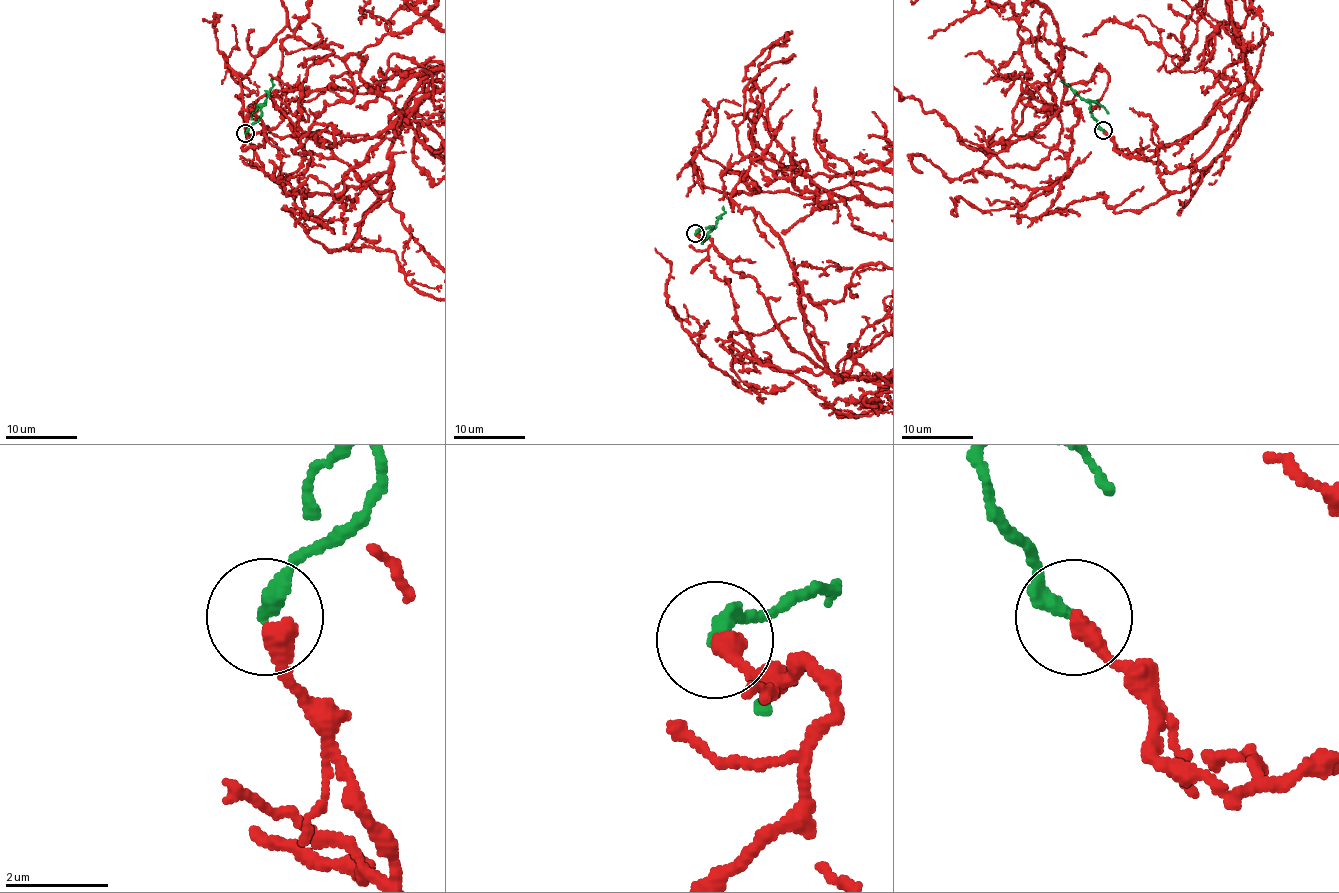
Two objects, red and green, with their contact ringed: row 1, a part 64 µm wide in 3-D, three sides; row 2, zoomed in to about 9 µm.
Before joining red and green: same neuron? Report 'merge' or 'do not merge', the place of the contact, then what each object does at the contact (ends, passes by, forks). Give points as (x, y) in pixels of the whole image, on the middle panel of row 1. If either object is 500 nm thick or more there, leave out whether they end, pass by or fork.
merge; at (695, 233); red ends there; green ends there

